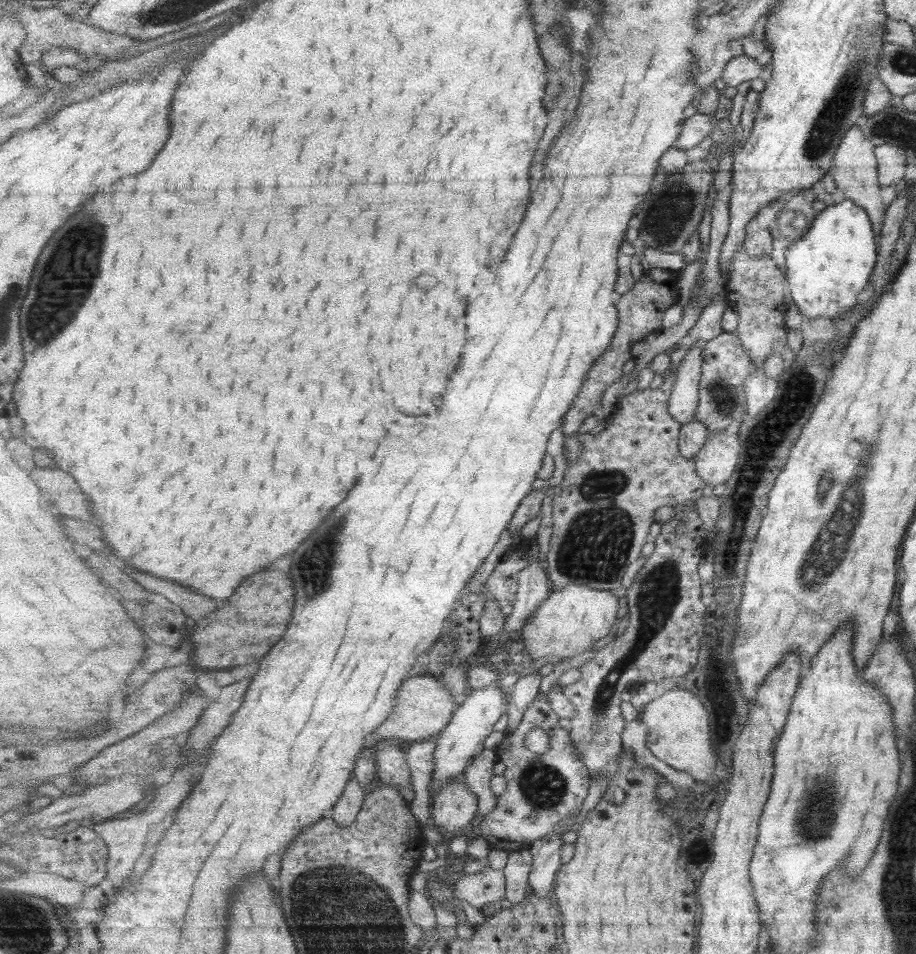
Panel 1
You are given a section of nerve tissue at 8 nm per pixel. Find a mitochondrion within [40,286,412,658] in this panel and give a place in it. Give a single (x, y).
(321, 557)

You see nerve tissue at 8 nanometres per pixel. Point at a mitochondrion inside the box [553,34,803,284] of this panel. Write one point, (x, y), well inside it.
(670, 213)

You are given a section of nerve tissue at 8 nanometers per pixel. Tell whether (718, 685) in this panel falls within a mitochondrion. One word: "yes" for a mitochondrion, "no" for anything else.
no

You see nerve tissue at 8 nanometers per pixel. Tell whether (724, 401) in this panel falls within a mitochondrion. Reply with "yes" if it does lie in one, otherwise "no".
yes

